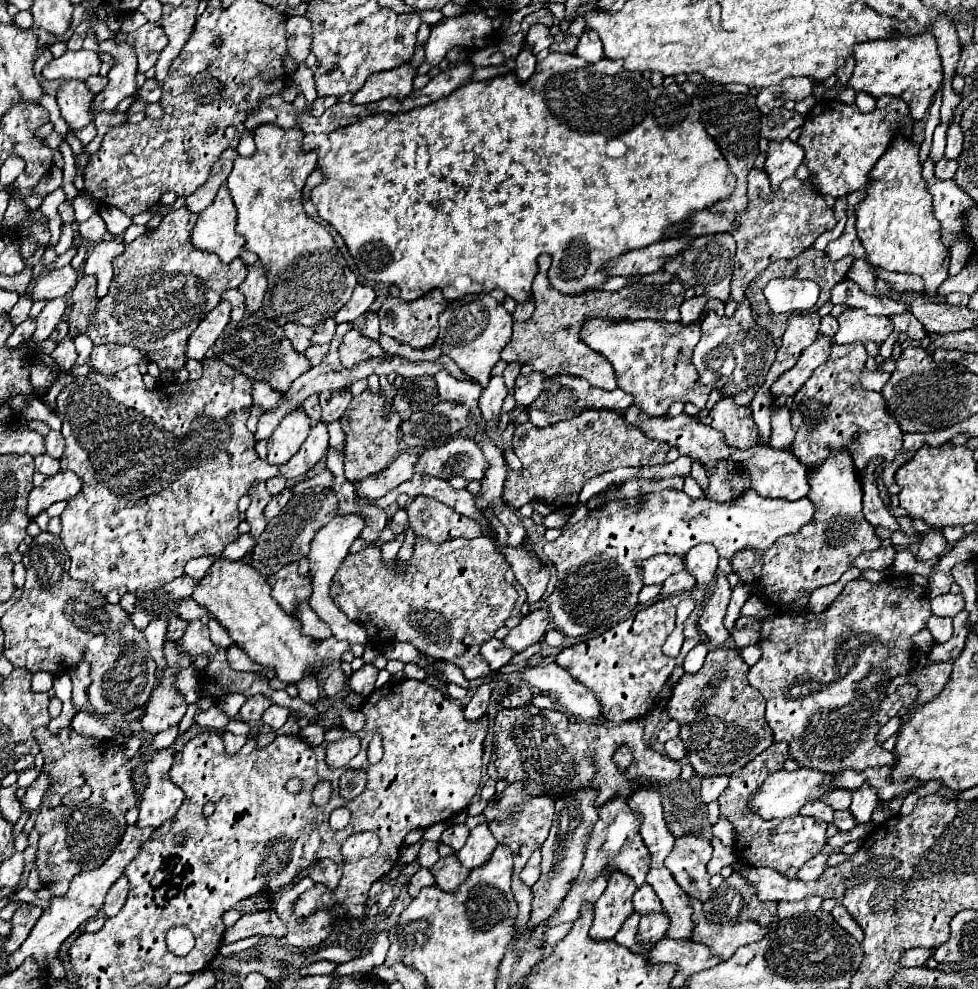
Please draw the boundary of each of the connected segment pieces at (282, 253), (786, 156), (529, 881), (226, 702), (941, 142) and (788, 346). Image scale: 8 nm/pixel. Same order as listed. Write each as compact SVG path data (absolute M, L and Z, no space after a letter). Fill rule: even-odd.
M259 125L255 131L255 153L251 157L235 157L235 165L233 171L227 179L231 197L235 201L239 219L237 219L237 233L245 235L245 249L257 253L269 285L267 285L267 293L265 293L265 301L263 301L263 313L265 317L269 317L271 321L277 321L279 325L285 325L287 321L295 321L307 327L313 327L329 317L333 317L337 313L337 309L341 309L355 285L357 285L357 277L355 273L349 269L347 261L343 259L341 251L337 249L333 237L329 235L329 231L325 231L323 225L315 223L311 217L307 217L303 205L301 205L301 193L303 193L303 185L305 179L309 177L309 173L317 167L317 153L315 151L303 151L303 137L305 133L299 127L291 127L291 129L281 129L277 125Z
M789 139L771 141L767 149L767 161L765 161L765 171L769 173L771 187L777 189L781 181L795 175L801 161L803 161L803 149L797 143Z
M537 849L537 853L533 853L533 857L527 861L527 865L523 867L523 871L521 871L521 881L525 883L525 885L535 885L537 883L537 879L539 879L539 875L541 875L541 853L539 853L539 849Z
M229 694L225 695L221 701L219 701L219 709L227 715L227 717L235 717L239 713L239 707L245 703L245 697L241 697L241 694Z
M951 119L949 123L937 125L937 129L935 129L935 135L933 135L933 147L931 147L931 157L933 157L935 161L939 161L939 159L943 157L943 151L945 151L945 135L947 135L947 129L949 129L951 123L953 123L953 119Z
M793 313L789 317L787 331L783 335L783 345L777 351L773 367L769 369L765 387L771 387L781 377L781 373L789 371L797 363L803 349L807 349L817 339L819 323L819 313Z

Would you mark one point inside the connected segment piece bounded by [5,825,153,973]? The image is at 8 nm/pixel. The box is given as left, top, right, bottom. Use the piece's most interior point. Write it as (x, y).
(86, 896)

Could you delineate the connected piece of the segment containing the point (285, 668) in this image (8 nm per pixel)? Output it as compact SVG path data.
M217 559L193 589L193 599L197 605L209 609L209 613L227 629L233 643L241 647L251 661L275 667L277 679L289 685L297 683L305 669L315 671L315 667L323 661L341 659L341 655L349 651L347 641L329 637L323 643L315 643L311 637L301 635L299 619L285 613L277 601L273 601L267 575L259 573L247 561Z

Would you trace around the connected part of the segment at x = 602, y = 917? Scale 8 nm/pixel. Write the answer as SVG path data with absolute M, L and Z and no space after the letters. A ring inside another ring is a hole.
M613 873L607 881L607 889L593 907L593 925L589 937L595 941L613 939L627 917L633 915L633 893L637 885L623 873Z

